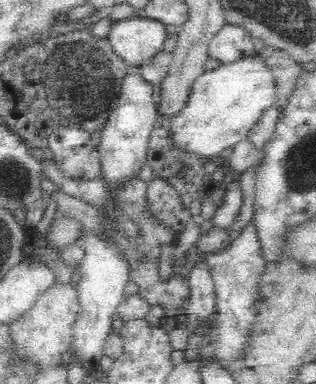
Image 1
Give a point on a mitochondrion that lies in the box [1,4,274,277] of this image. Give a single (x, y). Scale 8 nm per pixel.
(79, 81)

